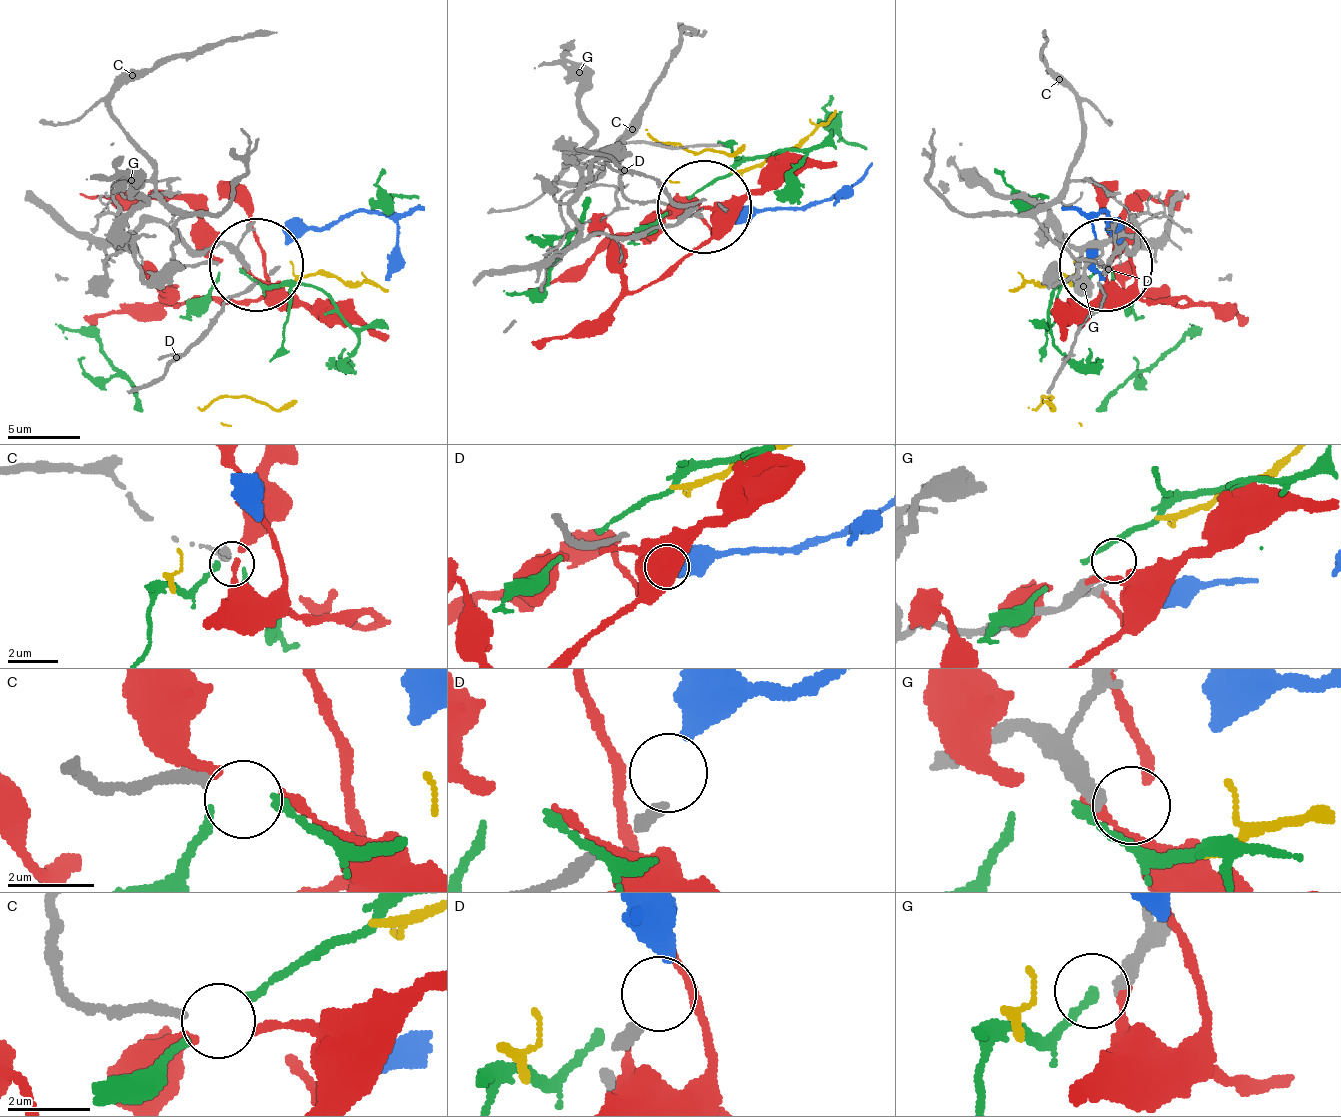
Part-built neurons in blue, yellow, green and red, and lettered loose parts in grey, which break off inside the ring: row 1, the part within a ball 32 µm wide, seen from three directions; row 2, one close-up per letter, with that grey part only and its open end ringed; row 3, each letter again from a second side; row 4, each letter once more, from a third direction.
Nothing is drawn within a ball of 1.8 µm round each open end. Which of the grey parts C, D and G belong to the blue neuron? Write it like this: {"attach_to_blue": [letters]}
{"attach_to_blue": ["D"]}

